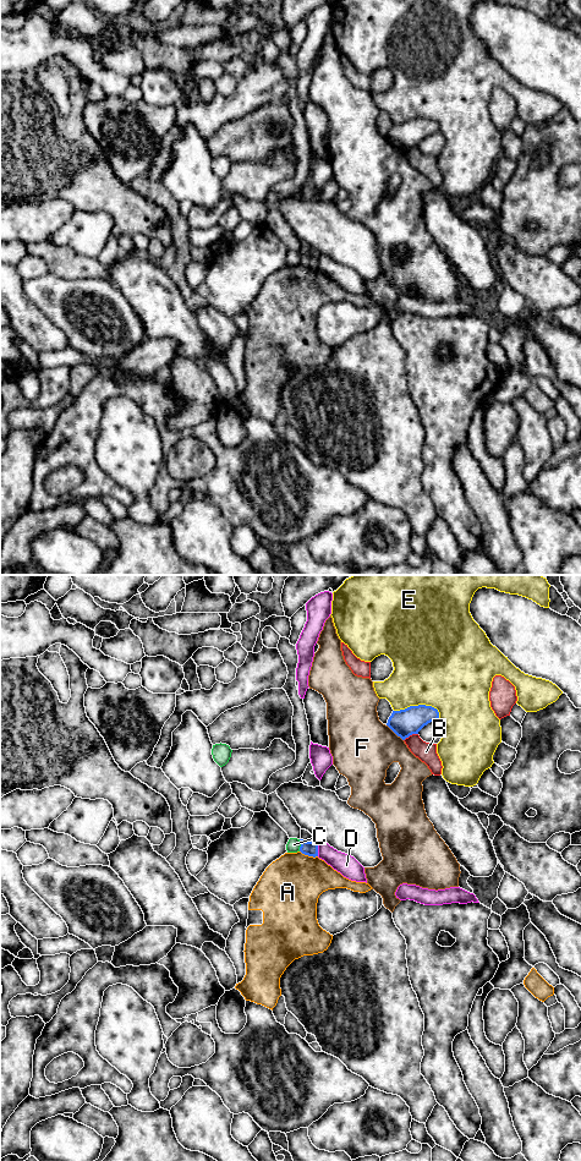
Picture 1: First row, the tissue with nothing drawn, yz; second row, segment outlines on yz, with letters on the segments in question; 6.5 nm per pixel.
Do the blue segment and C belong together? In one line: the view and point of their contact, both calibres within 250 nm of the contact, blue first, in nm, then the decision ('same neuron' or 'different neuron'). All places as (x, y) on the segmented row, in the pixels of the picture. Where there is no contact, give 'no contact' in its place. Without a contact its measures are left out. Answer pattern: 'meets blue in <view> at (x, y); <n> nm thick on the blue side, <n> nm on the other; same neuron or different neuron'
meets blue in yz at (301, 845); 100 nm thick on the blue side, 90 nm on the other; different neuron

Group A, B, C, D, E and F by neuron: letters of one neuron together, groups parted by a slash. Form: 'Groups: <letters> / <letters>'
Groups: A / B / C / D / E / F

